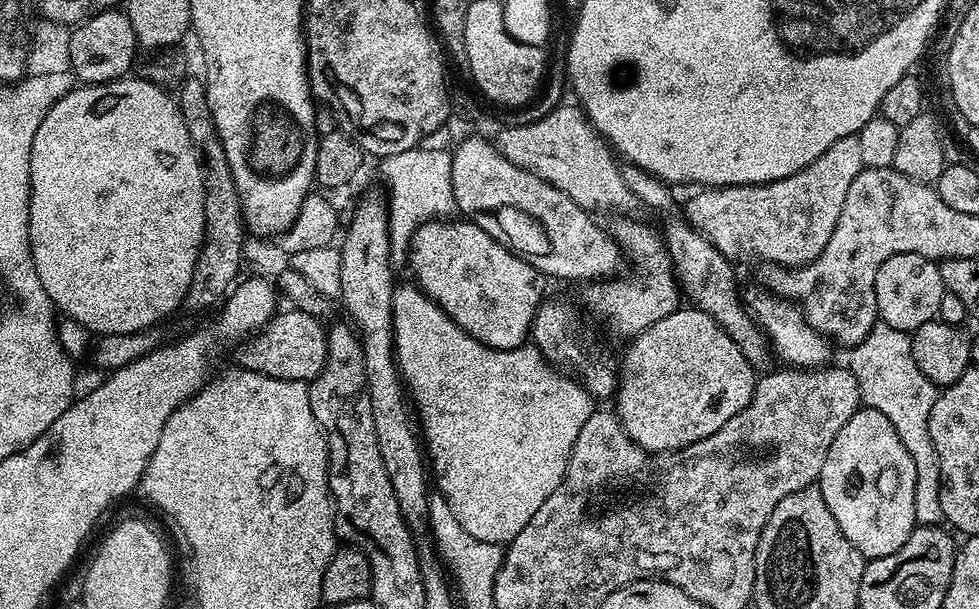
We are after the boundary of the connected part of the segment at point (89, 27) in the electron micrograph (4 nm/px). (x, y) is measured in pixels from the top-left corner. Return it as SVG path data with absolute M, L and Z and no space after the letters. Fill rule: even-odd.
M127 11L99 12L71 29L71 73L81 85L109 84L112 80L125 79L133 71L138 55L134 26L130 26Z

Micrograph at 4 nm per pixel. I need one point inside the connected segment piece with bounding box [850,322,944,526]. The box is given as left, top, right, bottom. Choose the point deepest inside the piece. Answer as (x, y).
(890, 382)

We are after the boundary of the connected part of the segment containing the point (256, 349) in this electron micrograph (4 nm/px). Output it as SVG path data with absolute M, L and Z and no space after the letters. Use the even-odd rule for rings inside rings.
M277 311L272 319L255 334L249 335L248 340L236 352L236 360L241 369L249 372L260 372L267 379L302 380L311 382L322 370L326 362L326 346L328 345L325 325L320 325L308 312Z

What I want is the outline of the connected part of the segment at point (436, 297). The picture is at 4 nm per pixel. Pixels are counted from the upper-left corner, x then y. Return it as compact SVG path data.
M432 218L412 233L415 283L478 342L498 350L521 347L529 339L532 319L542 303L541 273L507 243L499 244L486 229L468 220L444 223L448 222Z

